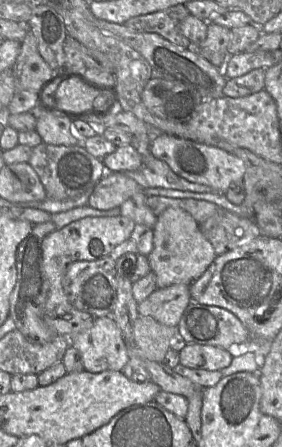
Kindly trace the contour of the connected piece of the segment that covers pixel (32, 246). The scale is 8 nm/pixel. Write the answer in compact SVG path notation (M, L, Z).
M50 220L40 224L34 224L32 231L18 246L16 254L17 280L10 295L10 314L18 329L32 342L46 343L59 335L43 320L43 310L49 292L49 280L43 264L44 238L55 231L56 225Z

